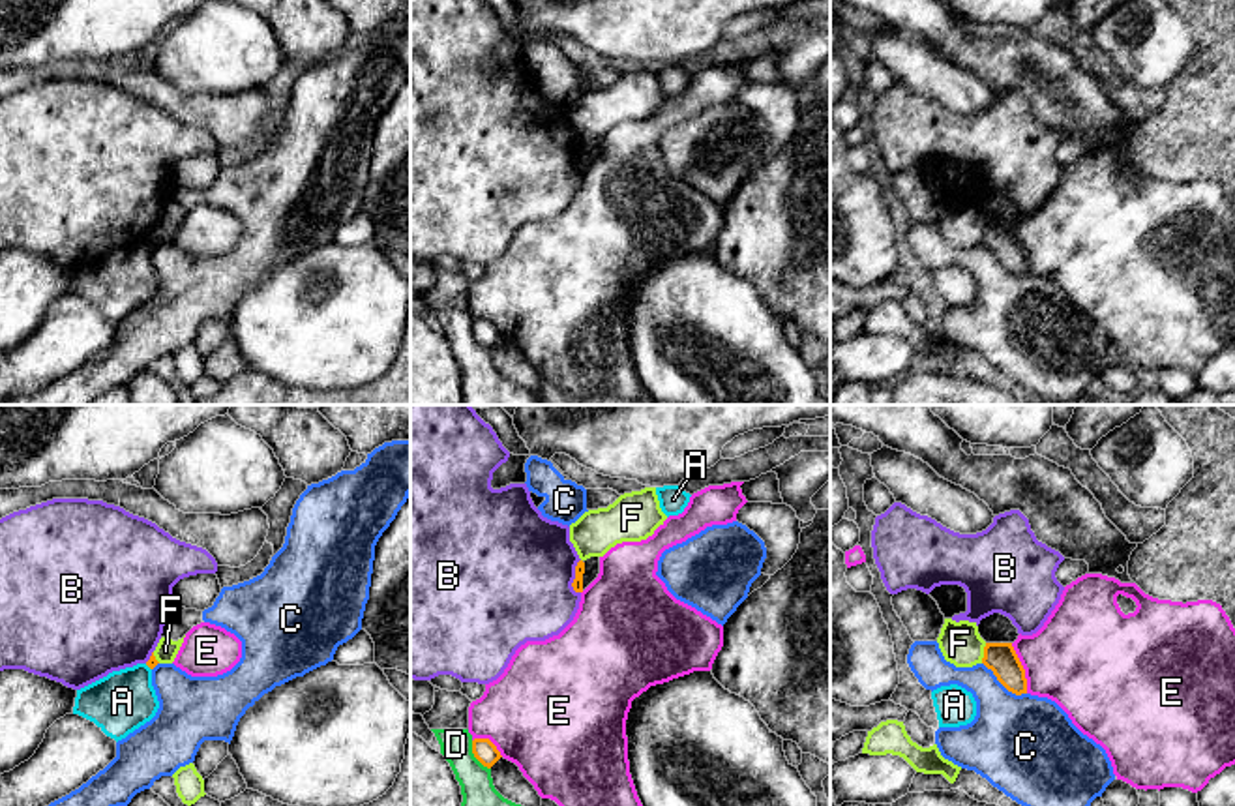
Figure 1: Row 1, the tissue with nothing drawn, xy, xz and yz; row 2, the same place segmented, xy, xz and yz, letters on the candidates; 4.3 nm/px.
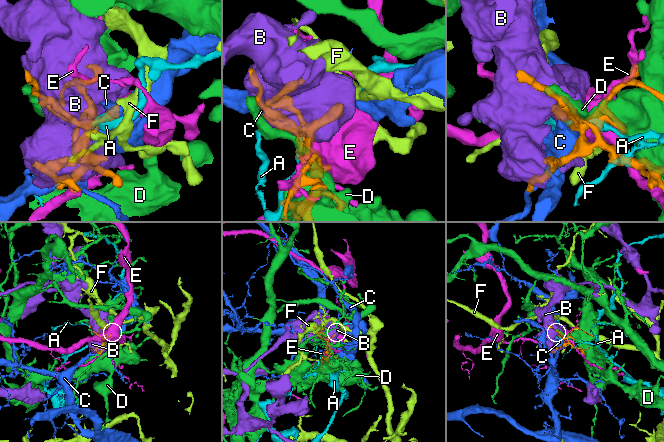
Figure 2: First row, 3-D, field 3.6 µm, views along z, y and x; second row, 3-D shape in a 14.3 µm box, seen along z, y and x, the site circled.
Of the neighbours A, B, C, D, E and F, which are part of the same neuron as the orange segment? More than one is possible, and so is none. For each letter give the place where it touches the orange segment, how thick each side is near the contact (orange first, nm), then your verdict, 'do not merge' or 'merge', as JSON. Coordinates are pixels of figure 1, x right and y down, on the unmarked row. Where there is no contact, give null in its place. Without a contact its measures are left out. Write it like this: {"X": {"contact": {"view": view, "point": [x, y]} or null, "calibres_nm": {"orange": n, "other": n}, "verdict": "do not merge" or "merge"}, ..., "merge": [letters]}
{"A": {"contact": {"view": "xy", "point": [148, 246]}, "calibres_nm": {"orange": 50, "other": 260}, "verdict": "do not merge"}, "B": {"contact": {"view": "xz", "point": [576, 156]}, "calibres_nm": {"orange": 50, "other": 480}, "verdict": "do not merge"}, "C": {"contact": {"view": "yz", "point": [1003, 265]}, "calibres_nm": {"orange": 140, "other": 400}, "verdict": "do not merge"}, "D": {"contact": {"view": "xz", "point": [475, 336]}, "calibres_nm": {"orange": 100, "other": 200}, "verdict": "do not merge"}, "E": {"contact": {"view": "yz", "point": [1022, 248]}, "calibres_nm": {"orange": 140, "other": 420}, "verdict": "do not merge"}, "F": {"contact": {"view": "yz", "point": [984, 233]}, "calibres_nm": {"orange": 140, "other": 180}, "verdict": "do not merge"}, "merge": []}

